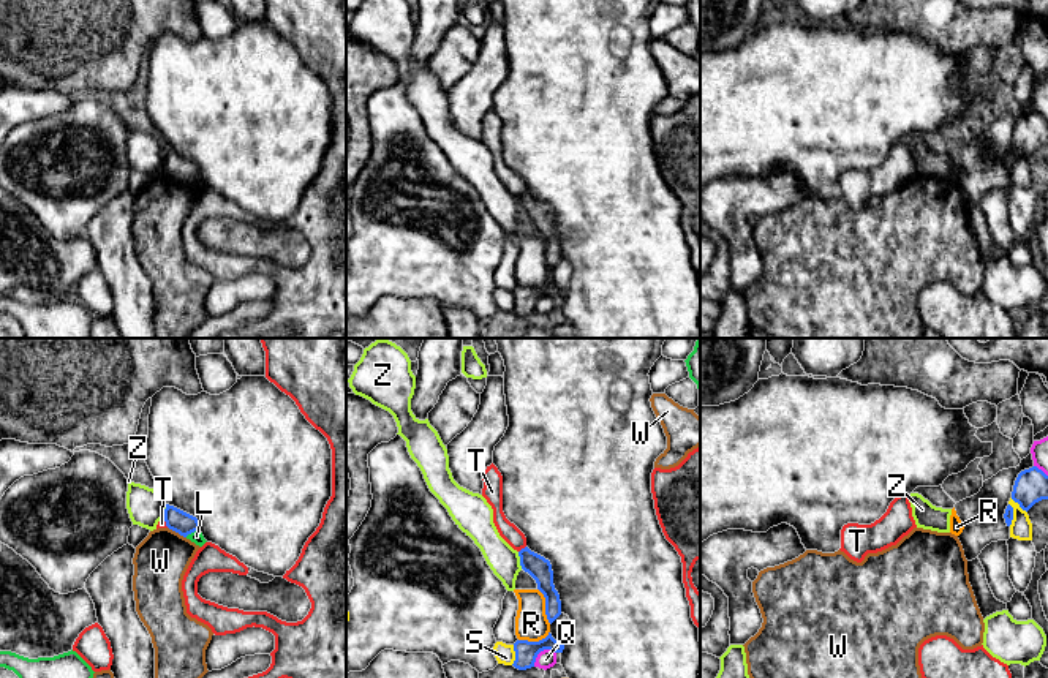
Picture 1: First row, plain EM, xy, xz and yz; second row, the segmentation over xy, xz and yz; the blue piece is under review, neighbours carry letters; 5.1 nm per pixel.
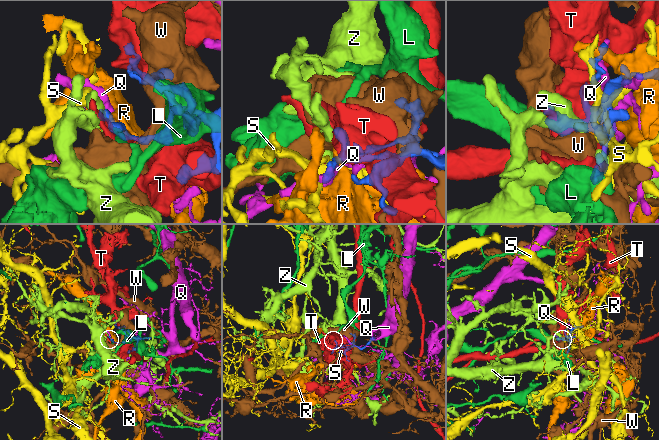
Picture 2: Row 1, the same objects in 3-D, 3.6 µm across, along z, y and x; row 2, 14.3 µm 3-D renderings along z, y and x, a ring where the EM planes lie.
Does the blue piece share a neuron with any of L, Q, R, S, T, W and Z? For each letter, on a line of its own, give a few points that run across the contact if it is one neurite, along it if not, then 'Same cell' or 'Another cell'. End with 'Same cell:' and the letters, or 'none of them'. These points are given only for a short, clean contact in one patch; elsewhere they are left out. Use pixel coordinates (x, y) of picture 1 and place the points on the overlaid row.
L: Another cell
Q: Another cell
R: Another cell
S: Line: xz (514, 645), (514, 661), (511, 664). Another cell
T: Another cell
W: Another cell
Z: Line: xz (517, 552), (522, 568). Another cell
Same cell: none of them

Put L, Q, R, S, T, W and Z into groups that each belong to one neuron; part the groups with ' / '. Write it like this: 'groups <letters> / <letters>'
groups L / Q / R / S / T / W / Z

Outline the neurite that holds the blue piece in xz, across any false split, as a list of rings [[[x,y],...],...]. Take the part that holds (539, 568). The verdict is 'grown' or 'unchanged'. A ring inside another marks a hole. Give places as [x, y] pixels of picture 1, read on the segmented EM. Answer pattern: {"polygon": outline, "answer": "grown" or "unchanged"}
{"polygon": [[[528,547],[518,552],[520,566],[528,572],[537,583],[537,589],[545,597],[545,615],[552,624],[561,615],[560,594],[553,585],[553,571],[549,559],[531,552]]], "answer": "unchanged"}

